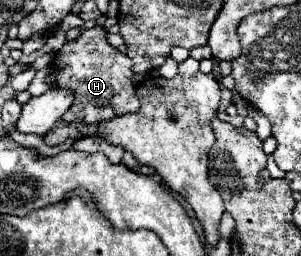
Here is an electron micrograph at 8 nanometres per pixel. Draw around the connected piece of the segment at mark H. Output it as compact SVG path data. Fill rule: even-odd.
M105 28L85 30L77 40L67 42L55 54L53 68L57 72L57 86L71 88L75 92L75 102L63 116L65 122L107 122L115 116L133 114L139 108L137 92L131 82L131 60L127 54L121 54L117 48L109 46L105 36Z

